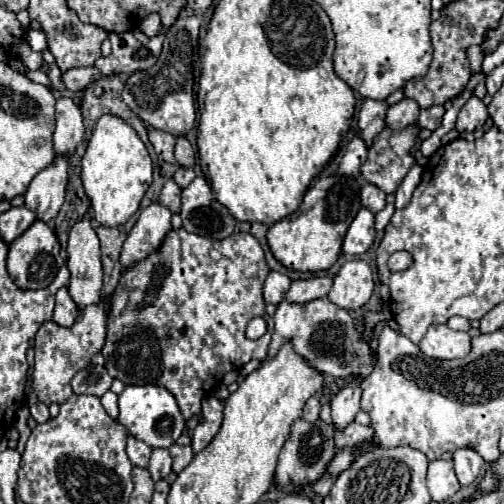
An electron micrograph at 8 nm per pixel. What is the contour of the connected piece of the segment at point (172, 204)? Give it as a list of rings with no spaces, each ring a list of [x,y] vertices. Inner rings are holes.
[[[169,178],[159,194],[159,202],[167,206],[171,212],[179,212],[181,208],[181,188],[175,184],[173,178]]]

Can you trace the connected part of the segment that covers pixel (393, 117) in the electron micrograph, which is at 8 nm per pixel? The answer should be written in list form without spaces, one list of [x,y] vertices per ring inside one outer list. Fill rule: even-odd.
[[[403,98],[401,102],[393,104],[387,112],[387,120],[385,124],[393,130],[401,130],[409,124],[415,124],[417,122],[417,116],[419,116],[419,104],[413,100],[413,98]]]

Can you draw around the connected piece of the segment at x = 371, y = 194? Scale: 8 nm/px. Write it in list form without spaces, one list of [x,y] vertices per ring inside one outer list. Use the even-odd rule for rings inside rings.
[[[367,184],[363,190],[361,190],[361,204],[365,208],[369,208],[371,212],[379,212],[385,208],[385,192],[381,192],[377,186],[373,184]]]

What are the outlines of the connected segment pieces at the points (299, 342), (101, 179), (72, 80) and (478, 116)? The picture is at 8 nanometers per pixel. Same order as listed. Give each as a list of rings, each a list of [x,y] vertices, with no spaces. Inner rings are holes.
[[[327,296],[315,298],[307,304],[293,304],[289,300],[283,300],[277,306],[273,320],[275,320],[275,332],[269,346],[269,358],[275,356],[281,344],[291,340],[295,352],[305,356],[307,362],[323,374],[329,374],[333,378],[351,378],[351,376],[371,374],[375,360],[371,358],[371,350],[367,342],[363,340],[361,332],[355,328],[349,312],[335,306]]]
[[[103,116],[87,142],[85,154],[81,158],[81,182],[89,198],[93,218],[101,226],[121,226],[139,208],[143,194],[153,180],[153,166],[149,152],[141,138],[133,132],[129,124],[115,116]]]
[[[85,66],[85,68],[69,68],[69,72],[61,72],[61,82],[69,88],[69,90],[81,90],[87,88],[95,78],[99,78],[99,68],[93,66]]]
[[[471,96],[465,102],[465,106],[461,108],[461,112],[457,116],[457,126],[455,128],[457,128],[459,134],[463,134],[463,132],[475,132],[475,130],[483,128],[483,124],[487,122],[487,118],[489,118],[487,106],[479,98]]]

